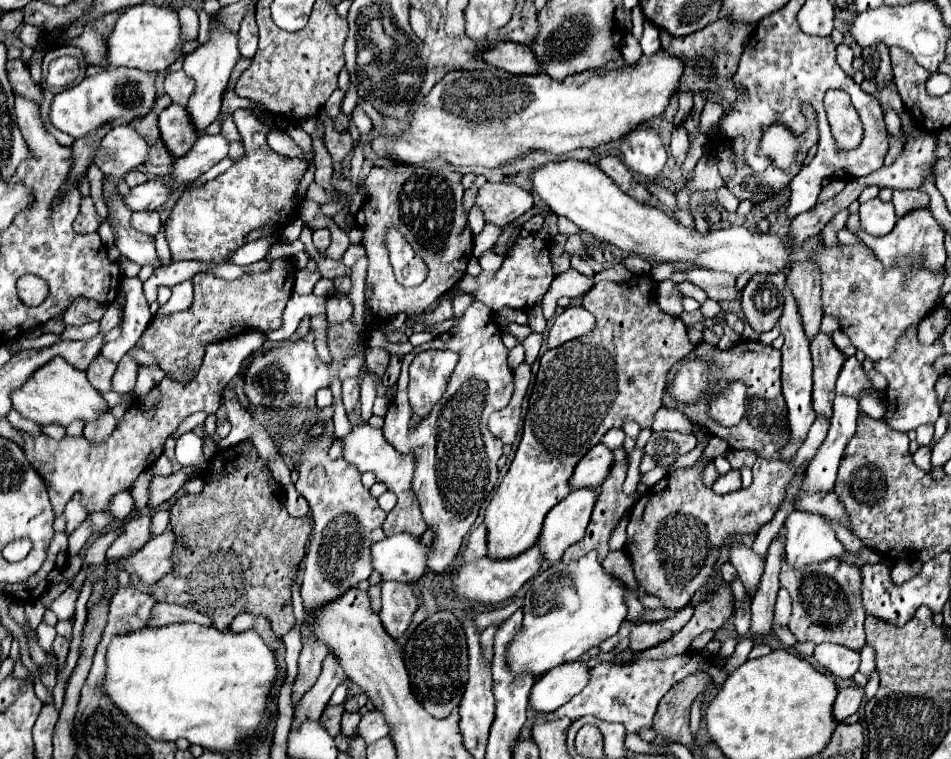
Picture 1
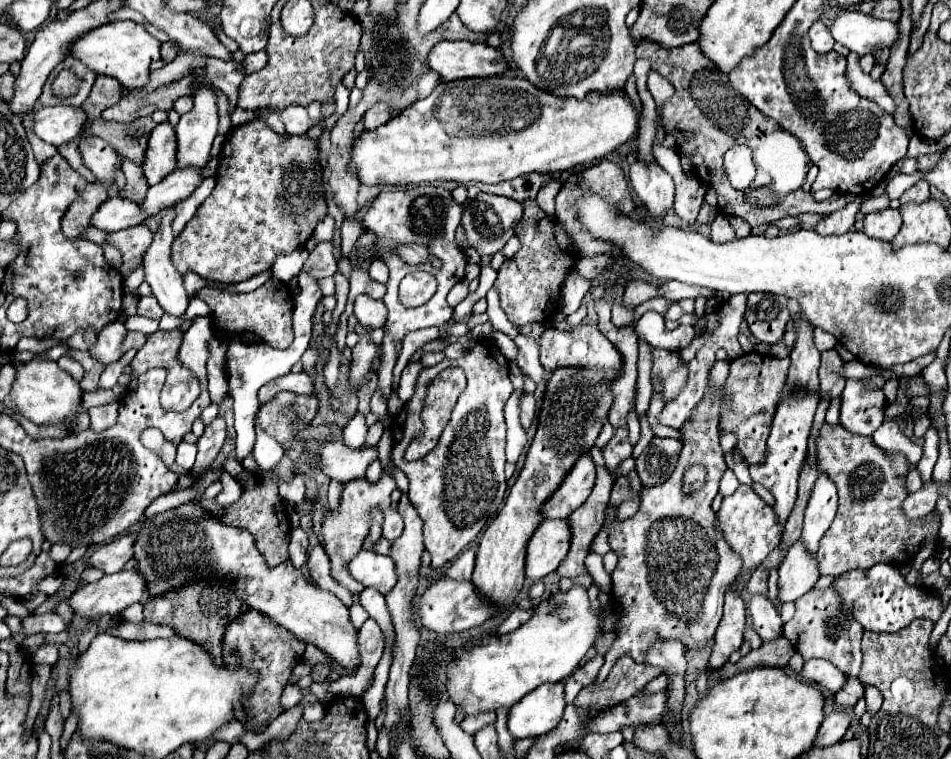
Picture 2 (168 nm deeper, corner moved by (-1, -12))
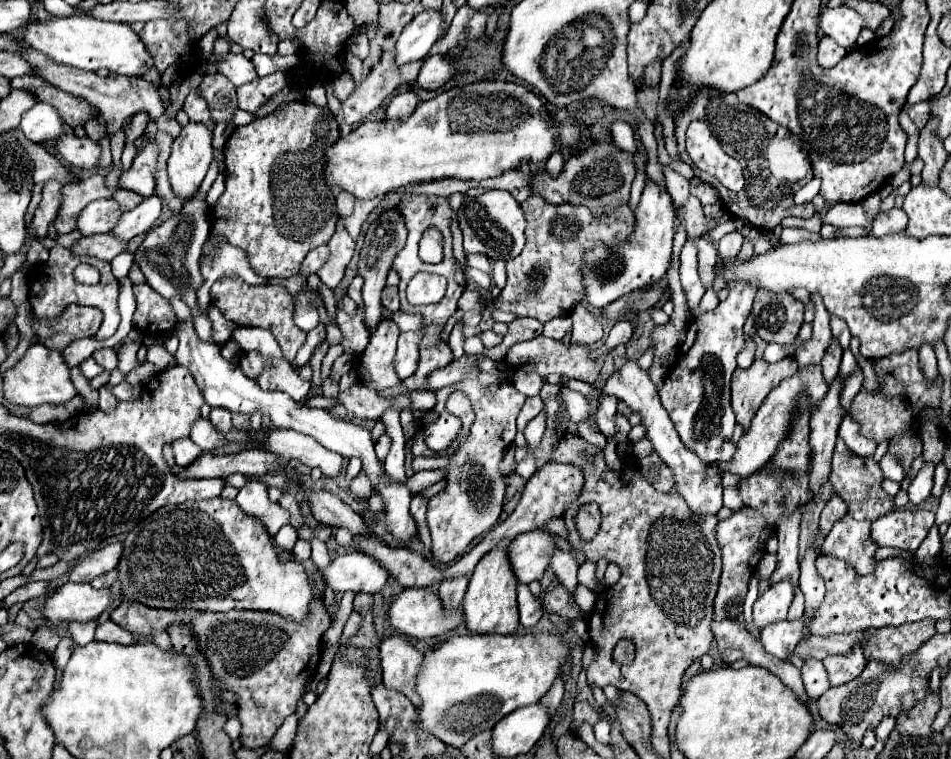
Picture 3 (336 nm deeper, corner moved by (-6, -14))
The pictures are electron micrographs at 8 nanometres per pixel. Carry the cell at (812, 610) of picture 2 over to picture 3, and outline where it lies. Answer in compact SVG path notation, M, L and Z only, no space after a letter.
M855 646L847 654L827 656L823 660L823 664L825 664L825 670L829 674L831 686L839 686L839 684L845 684L845 682L857 678L863 672L867 662L865 662L863 650L859 646Z

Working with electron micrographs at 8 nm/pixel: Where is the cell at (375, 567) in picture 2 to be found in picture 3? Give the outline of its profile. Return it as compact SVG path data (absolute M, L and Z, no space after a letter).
M349 552L335 560L325 570L319 570L321 580L335 592L381 592L389 574L373 558L361 552Z

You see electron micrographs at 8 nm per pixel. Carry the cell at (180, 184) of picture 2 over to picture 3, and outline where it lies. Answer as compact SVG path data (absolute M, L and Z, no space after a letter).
M153 194L145 198L137 208L123 212L117 226L111 230L111 234L117 236L119 240L129 242L137 234L149 232L149 228L157 222L159 214L161 214L161 198Z

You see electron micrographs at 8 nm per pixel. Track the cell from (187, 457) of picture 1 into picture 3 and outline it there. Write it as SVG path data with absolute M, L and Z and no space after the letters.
M179 438L179 440L171 442L171 448L173 448L173 454L175 454L175 462L181 468L189 466L201 454L199 446L195 446L189 438Z

